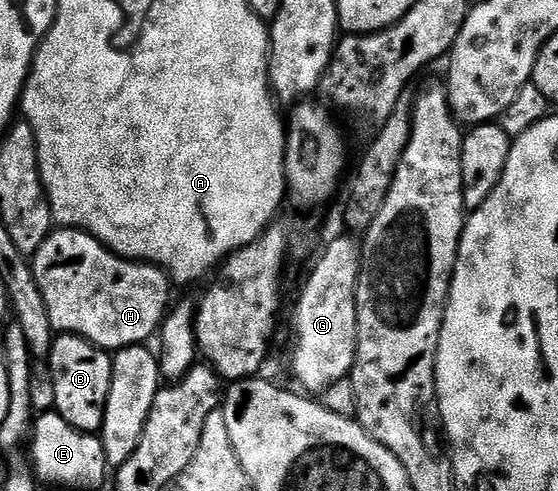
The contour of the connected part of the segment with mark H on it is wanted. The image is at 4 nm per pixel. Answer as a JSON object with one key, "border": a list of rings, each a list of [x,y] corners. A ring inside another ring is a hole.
{"border":[[[69,227],[55,228],[50,237],[32,258],[34,278],[44,295],[48,319],[55,334],[74,333],[107,351],[117,351],[129,345],[149,342],[149,337],[159,332],[162,321],[171,308],[172,282],[163,269],[144,261],[128,261],[110,252],[91,233]]]}

